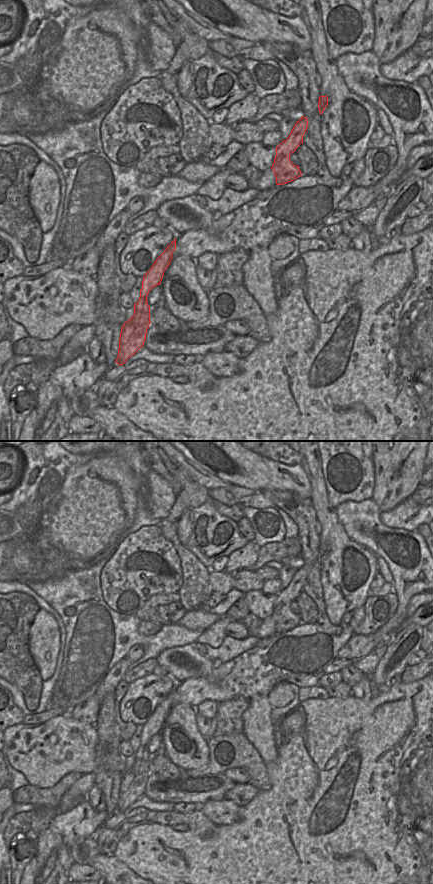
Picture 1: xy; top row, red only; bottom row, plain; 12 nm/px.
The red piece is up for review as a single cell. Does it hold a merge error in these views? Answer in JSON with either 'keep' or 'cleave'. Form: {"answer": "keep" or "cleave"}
{"answer": "keep"}

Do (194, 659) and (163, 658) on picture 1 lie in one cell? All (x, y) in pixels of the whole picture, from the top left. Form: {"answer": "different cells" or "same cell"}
{"answer": "same cell"}

